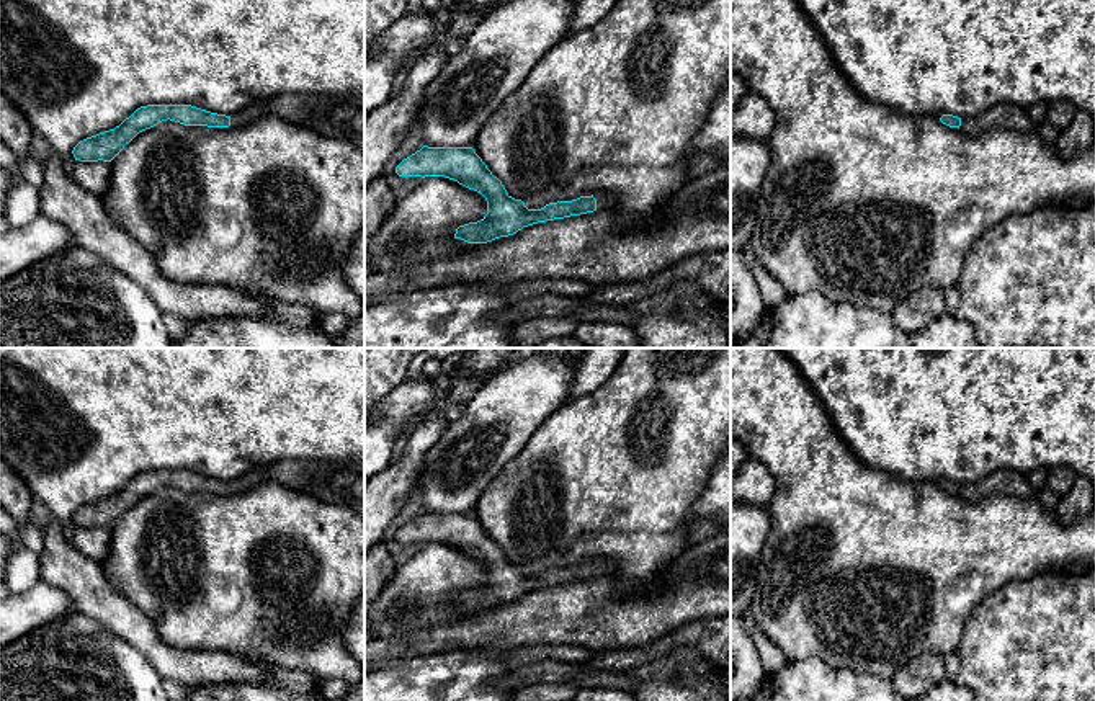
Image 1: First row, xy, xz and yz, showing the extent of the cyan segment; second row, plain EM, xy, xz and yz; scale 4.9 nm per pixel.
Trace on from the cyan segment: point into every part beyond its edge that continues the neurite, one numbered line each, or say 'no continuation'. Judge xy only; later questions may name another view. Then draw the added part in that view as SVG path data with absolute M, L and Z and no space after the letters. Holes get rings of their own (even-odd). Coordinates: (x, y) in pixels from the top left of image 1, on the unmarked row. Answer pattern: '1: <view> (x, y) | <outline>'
1: xy (255, 476) | M266 466L255 467L248 471L245 476L229 480L230 482L229 493L240 493L250 490L255 485L265 482L265 477L266 477Z

